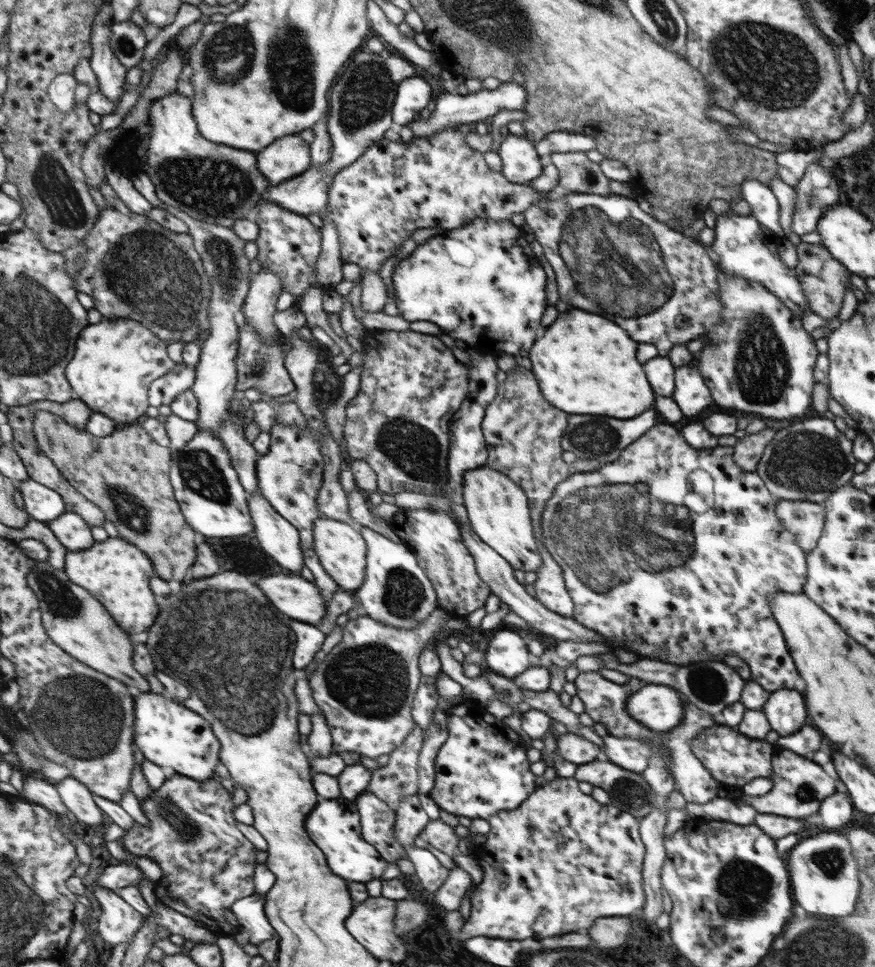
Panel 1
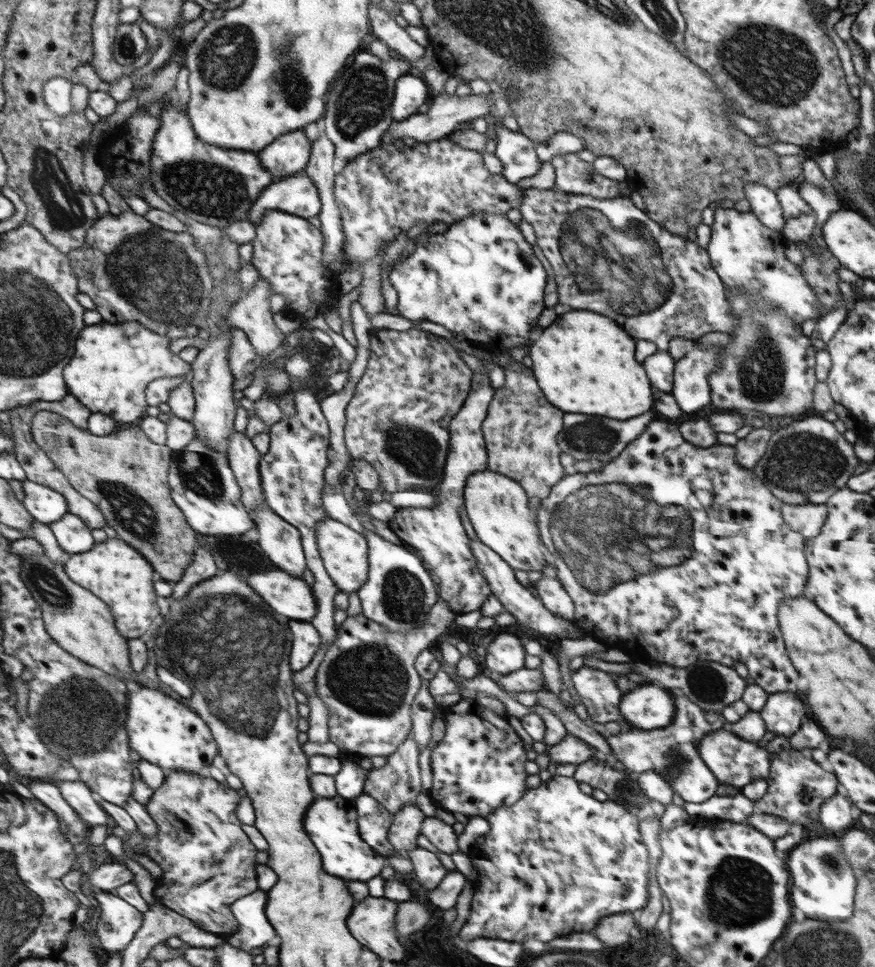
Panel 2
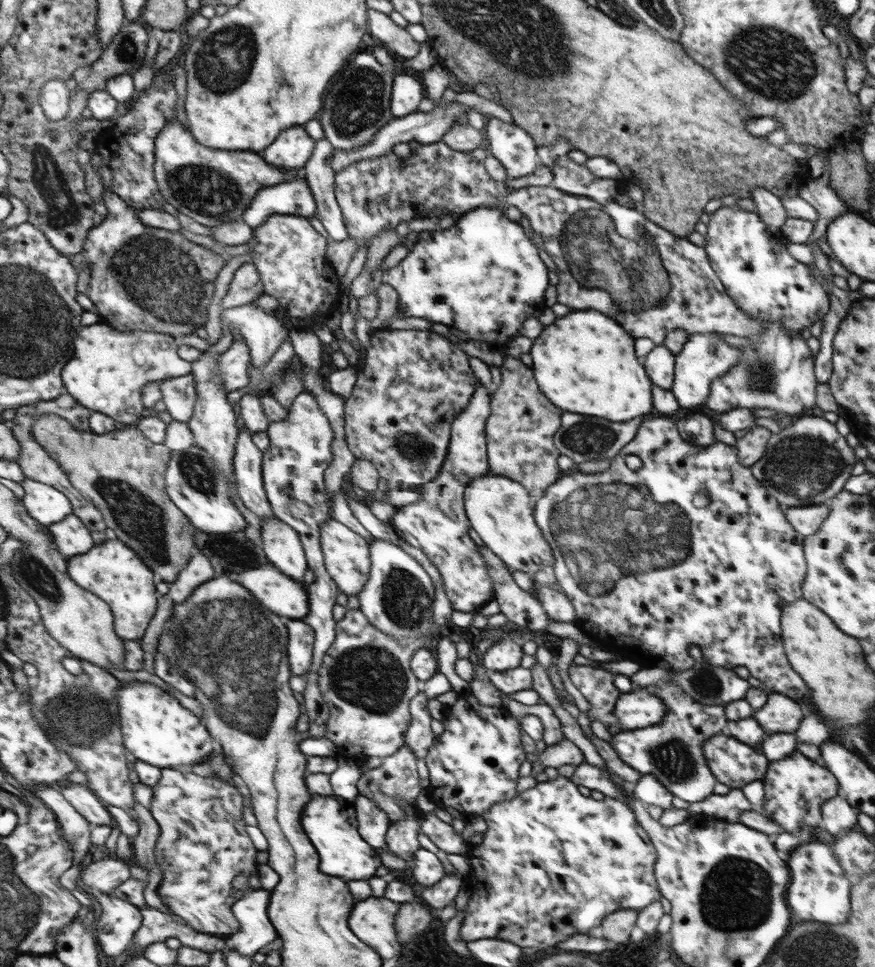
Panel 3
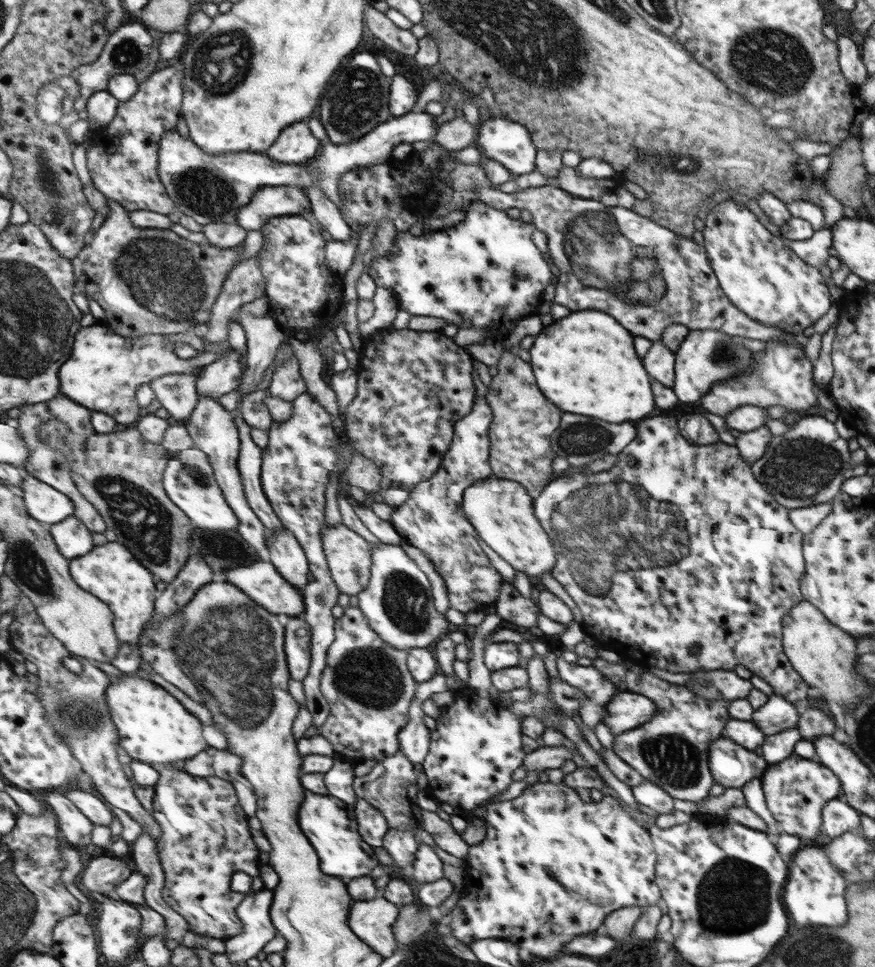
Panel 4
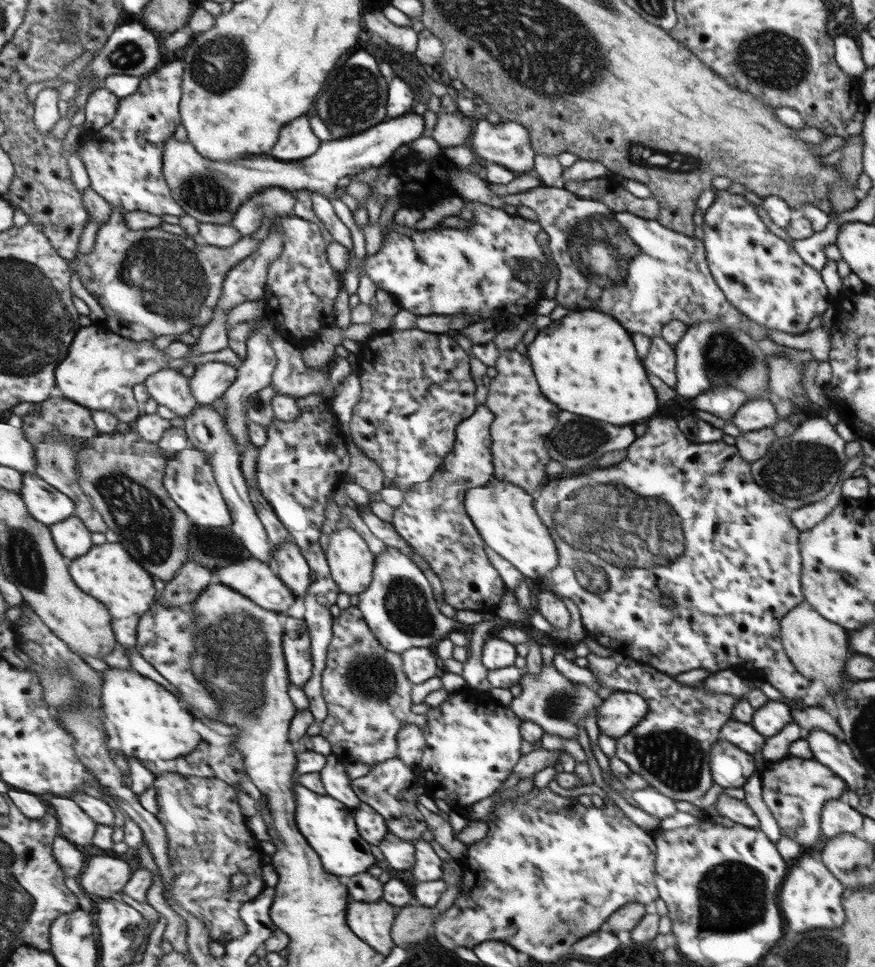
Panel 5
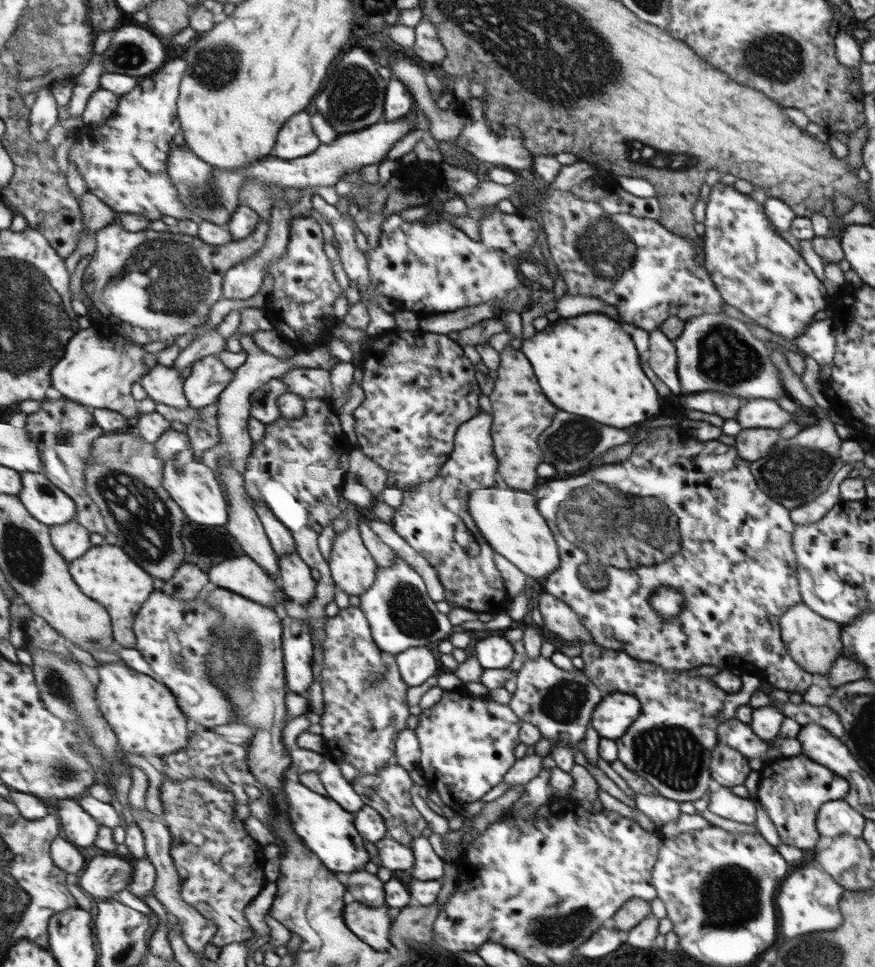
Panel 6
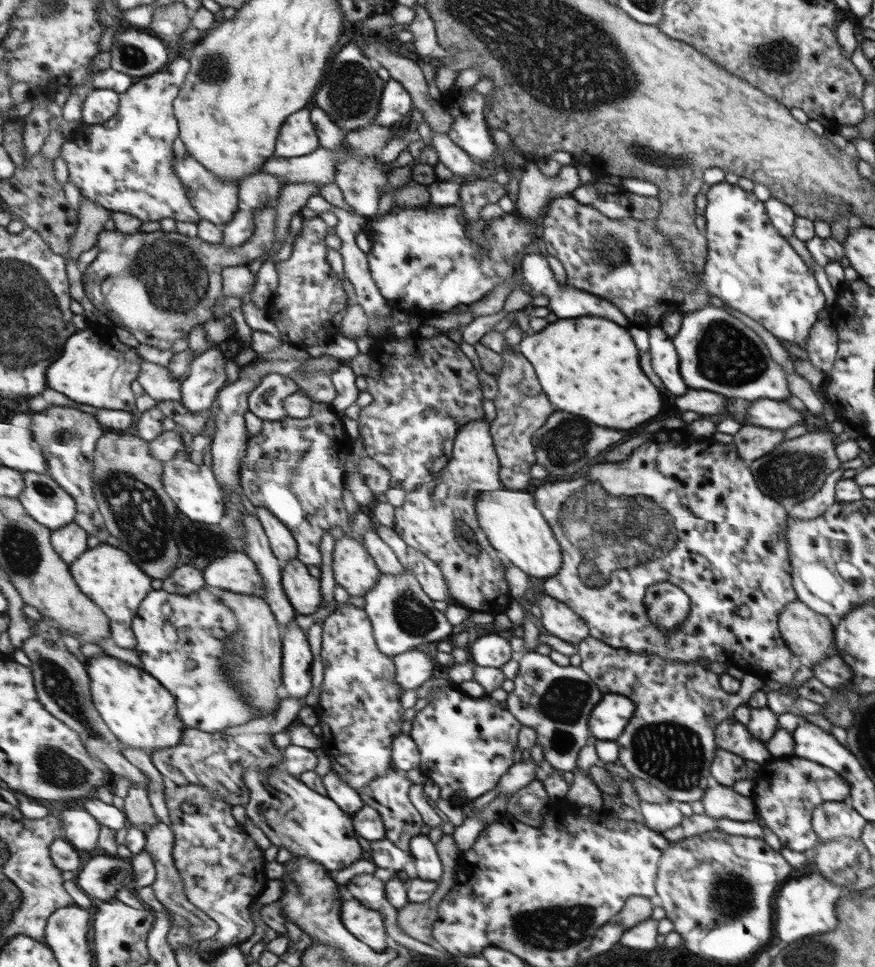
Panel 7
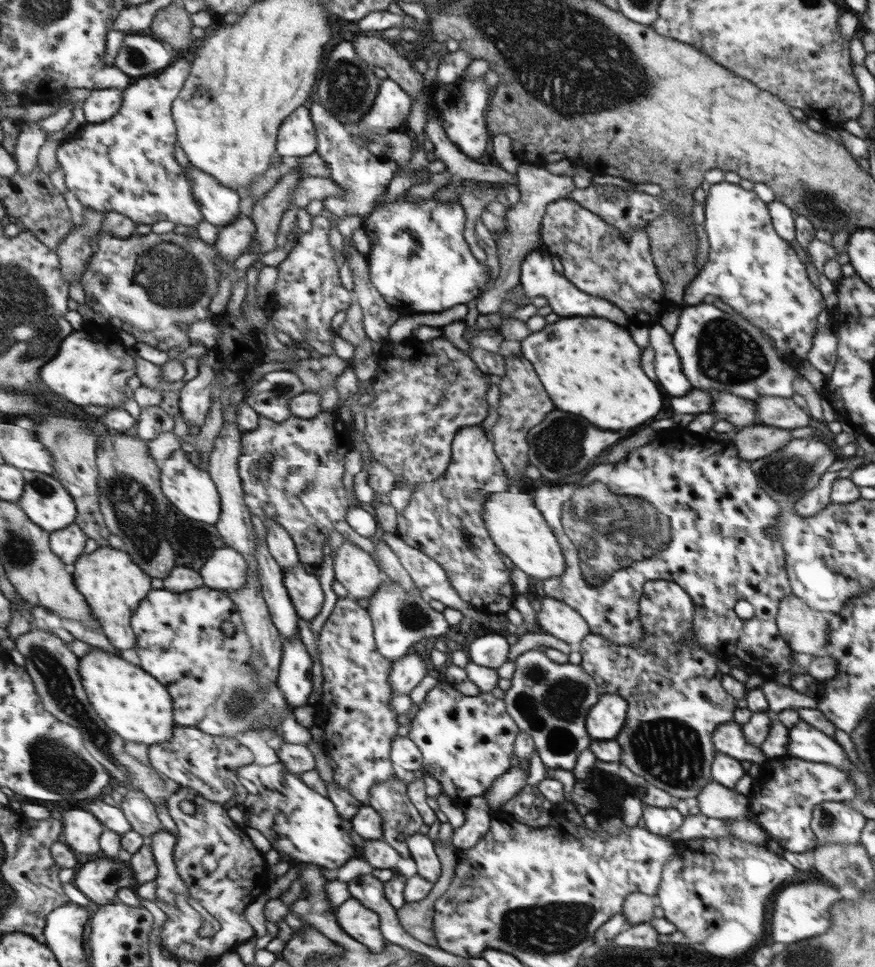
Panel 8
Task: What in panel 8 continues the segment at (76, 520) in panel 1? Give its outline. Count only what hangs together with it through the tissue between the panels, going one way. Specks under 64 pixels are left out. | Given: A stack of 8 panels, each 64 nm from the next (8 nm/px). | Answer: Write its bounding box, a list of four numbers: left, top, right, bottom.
[50,522,87,566]

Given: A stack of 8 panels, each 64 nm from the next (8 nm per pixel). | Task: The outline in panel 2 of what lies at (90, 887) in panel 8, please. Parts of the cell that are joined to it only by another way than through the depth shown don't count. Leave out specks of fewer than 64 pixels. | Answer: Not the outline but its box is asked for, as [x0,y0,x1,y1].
[88,861,135,892]

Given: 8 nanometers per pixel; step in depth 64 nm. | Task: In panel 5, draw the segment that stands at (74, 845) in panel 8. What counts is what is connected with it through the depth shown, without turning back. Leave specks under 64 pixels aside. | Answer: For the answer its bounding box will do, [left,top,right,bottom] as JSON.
[51,796,97,847]

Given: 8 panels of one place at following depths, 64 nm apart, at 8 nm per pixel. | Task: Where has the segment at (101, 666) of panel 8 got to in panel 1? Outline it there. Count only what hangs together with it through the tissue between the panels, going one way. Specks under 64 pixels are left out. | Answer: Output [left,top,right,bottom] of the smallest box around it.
[135,692,222,780]

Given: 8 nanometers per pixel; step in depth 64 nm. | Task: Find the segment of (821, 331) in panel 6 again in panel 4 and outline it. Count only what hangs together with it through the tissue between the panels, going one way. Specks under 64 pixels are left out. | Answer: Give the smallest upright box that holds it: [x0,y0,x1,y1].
[476,184,807,346]

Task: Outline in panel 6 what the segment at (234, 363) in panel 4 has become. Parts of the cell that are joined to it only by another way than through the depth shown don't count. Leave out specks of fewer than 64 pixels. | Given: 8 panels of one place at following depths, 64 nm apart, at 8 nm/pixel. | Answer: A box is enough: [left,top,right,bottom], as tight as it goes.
[184,355,233,409]

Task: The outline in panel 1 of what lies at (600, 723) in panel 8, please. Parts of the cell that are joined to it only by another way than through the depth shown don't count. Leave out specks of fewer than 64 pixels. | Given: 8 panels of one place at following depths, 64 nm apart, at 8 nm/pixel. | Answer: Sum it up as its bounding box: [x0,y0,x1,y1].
[626,684,685,733]

